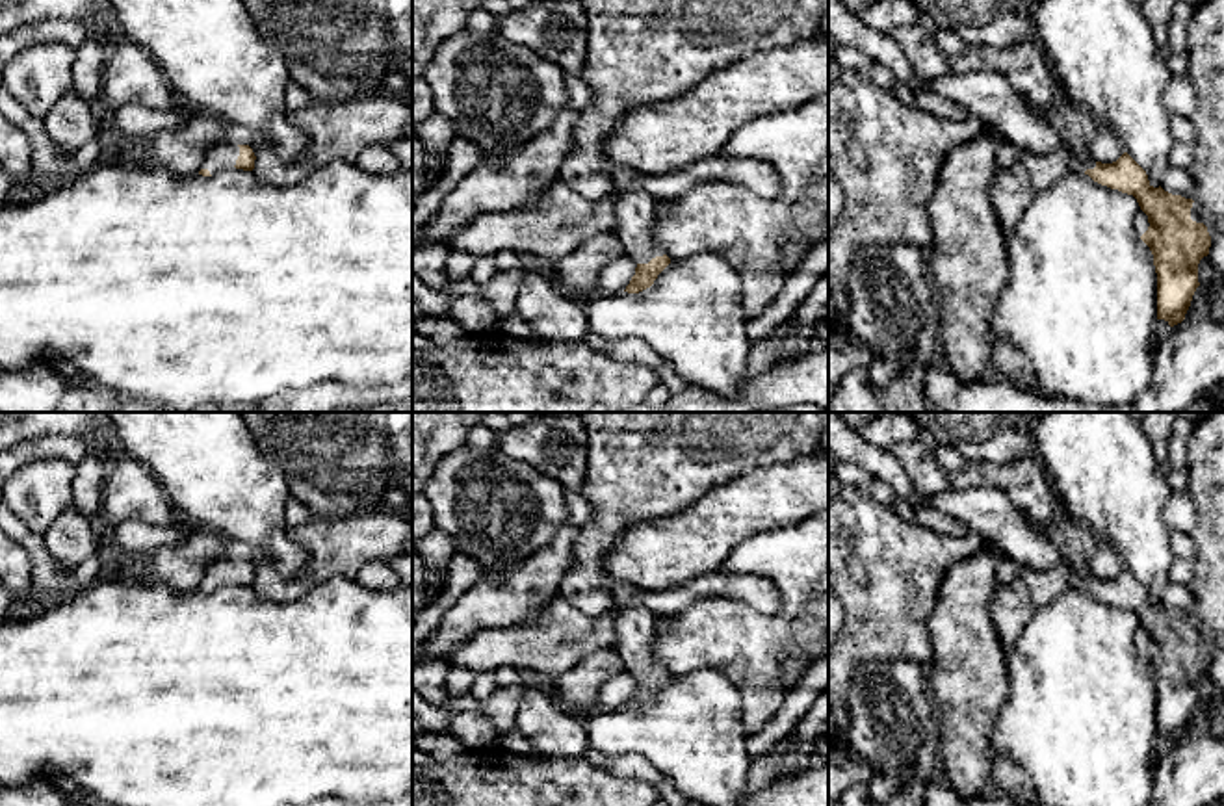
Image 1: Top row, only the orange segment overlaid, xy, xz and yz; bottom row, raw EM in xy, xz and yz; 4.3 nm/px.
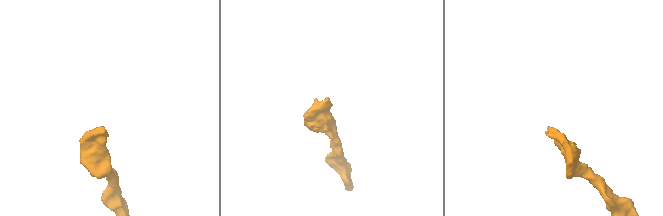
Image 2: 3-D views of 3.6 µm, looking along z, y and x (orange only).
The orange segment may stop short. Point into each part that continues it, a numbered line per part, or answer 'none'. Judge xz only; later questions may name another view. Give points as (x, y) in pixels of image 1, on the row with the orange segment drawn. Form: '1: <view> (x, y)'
1: xz (636, 210)

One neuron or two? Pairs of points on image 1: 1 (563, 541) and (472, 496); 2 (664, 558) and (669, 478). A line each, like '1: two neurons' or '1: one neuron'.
1: two neurons
2: two neurons

